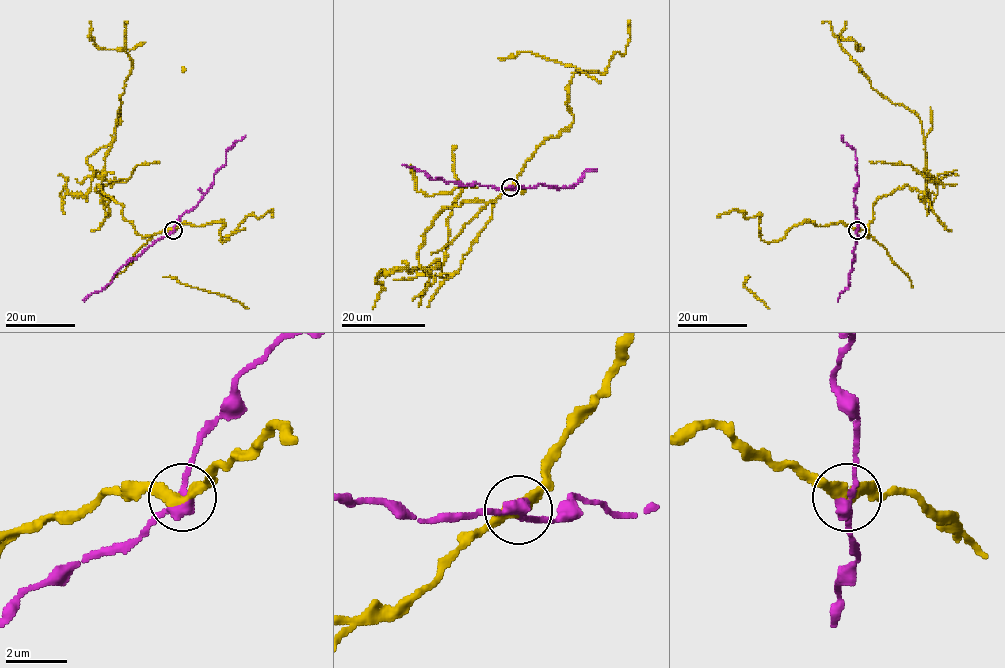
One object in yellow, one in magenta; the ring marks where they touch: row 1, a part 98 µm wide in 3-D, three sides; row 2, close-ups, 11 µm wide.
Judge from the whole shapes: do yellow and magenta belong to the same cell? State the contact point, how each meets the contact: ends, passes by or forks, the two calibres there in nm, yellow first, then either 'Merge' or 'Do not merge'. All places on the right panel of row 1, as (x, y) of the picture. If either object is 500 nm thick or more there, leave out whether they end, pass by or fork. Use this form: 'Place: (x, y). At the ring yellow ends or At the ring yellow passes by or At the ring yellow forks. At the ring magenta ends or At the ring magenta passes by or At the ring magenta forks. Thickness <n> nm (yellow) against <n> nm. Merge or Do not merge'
Place: (857, 230). At the ring yellow passes by. At the ring magenta passes by. Thickness 360 nm (yellow) against 300 nm. Do not merge

